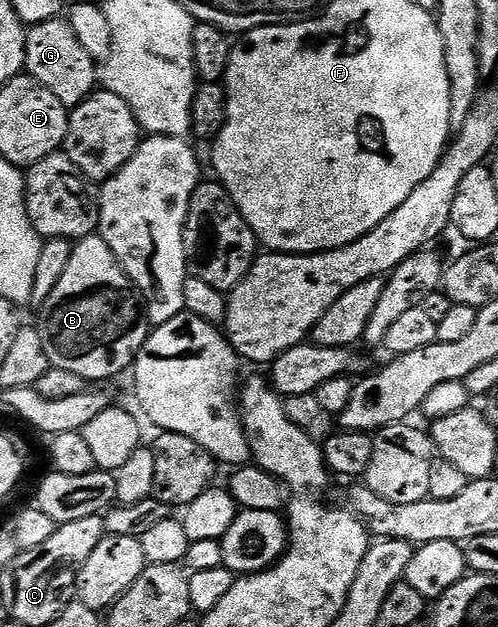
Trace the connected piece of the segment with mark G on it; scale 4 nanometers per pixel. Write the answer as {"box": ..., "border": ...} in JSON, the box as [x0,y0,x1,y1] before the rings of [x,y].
{"box":[24,16,100,108],"border":[[[62,16],[44,20],[27,29],[24,70],[29,77],[48,88],[48,92],[52,92],[52,96],[56,96],[56,100],[60,100],[60,104],[67,108],[80,105],[88,95],[95,93],[96,83],[100,78],[92,56],[84,52],[80,40],[76,40],[76,32],[72,32],[69,21]]]}

